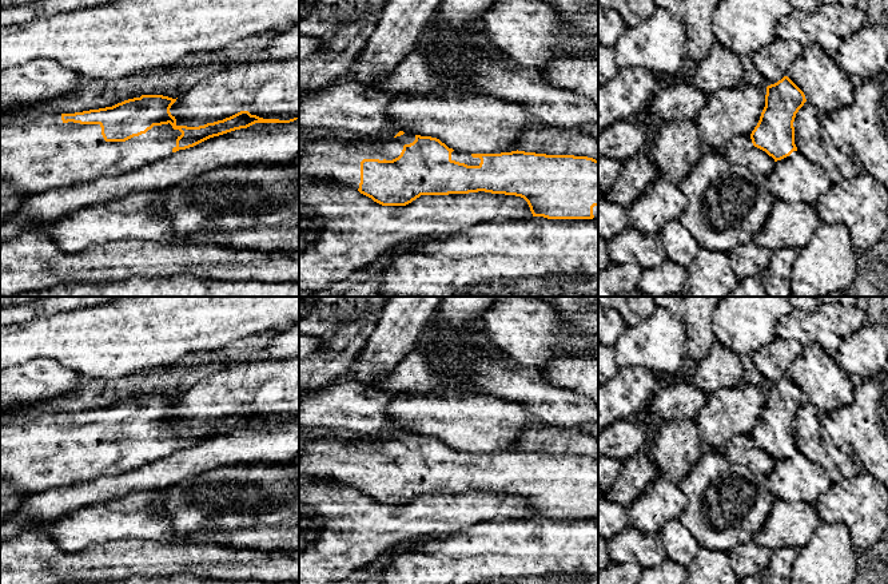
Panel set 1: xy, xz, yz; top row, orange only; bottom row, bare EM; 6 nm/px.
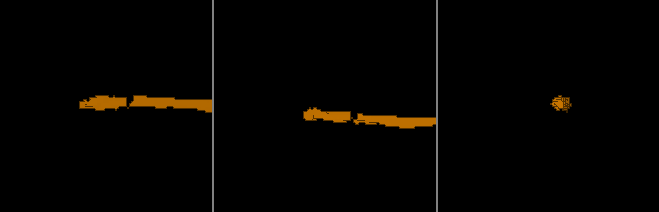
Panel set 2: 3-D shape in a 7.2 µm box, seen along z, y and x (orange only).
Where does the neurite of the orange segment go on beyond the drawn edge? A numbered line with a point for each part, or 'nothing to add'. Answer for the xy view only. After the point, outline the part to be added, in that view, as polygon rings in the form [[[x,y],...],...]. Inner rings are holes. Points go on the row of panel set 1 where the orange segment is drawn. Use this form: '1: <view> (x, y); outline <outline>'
1: xy (38, 151); outline [[[43,110],[21,114],[9,124],[0,126],[0,182],[11,184],[21,195],[31,195],[77,186],[104,175],[118,176],[171,155],[180,135],[168,123],[154,126],[126,142],[105,142],[100,124],[64,123],[61,115]]]

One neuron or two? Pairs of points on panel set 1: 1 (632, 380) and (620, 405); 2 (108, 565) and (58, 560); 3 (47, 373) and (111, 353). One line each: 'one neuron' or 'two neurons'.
1: one neuron
2: one neuron
3: two neurons

